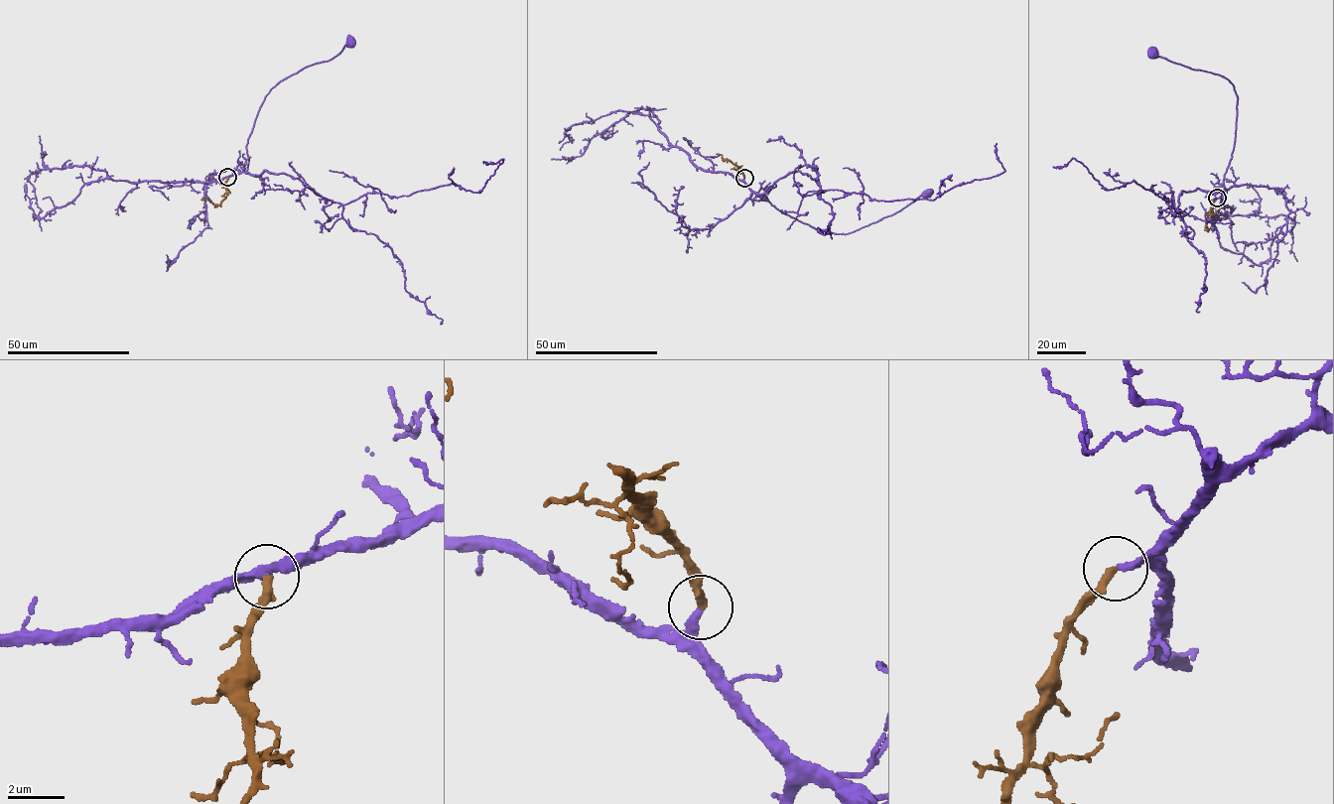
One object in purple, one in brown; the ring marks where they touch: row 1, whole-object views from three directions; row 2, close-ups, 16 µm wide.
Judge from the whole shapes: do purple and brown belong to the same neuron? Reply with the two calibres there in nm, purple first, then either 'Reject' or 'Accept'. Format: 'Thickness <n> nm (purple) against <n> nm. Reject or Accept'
Thickness 280 nm (purple) against 280 nm. Accept

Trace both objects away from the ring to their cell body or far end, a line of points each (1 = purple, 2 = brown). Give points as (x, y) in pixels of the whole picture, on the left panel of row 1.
1: (228, 177), (246, 171), (248, 138), (259, 107), (270, 89), (304, 66), (333, 59), (351, 41)
2: (228, 177), (226, 196), (221, 202), (200, 200)

